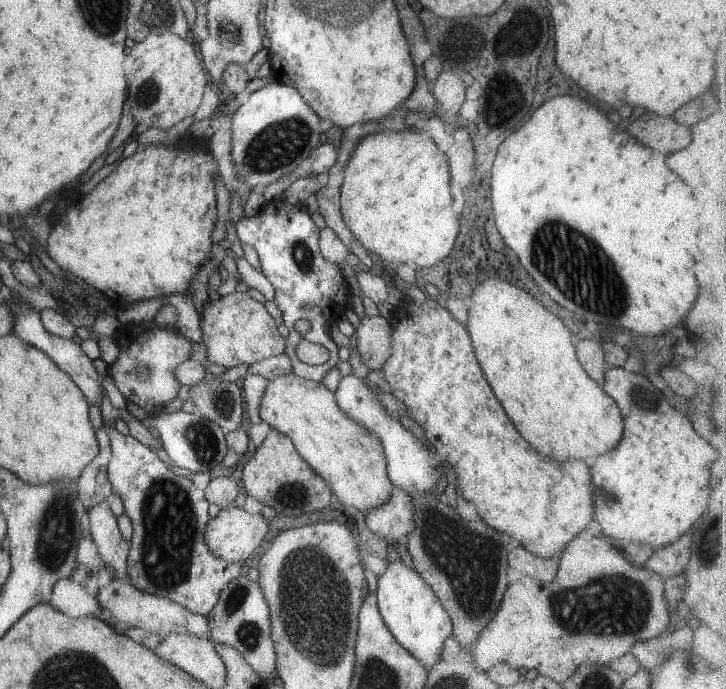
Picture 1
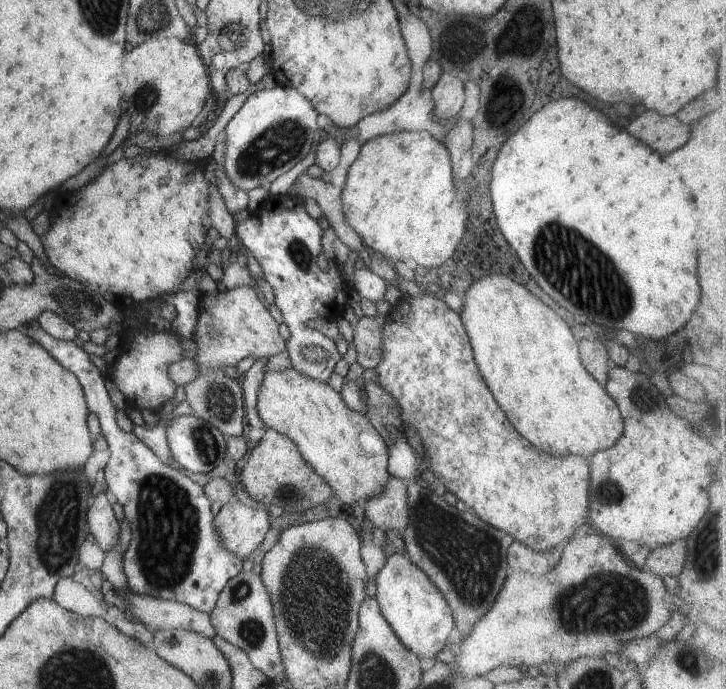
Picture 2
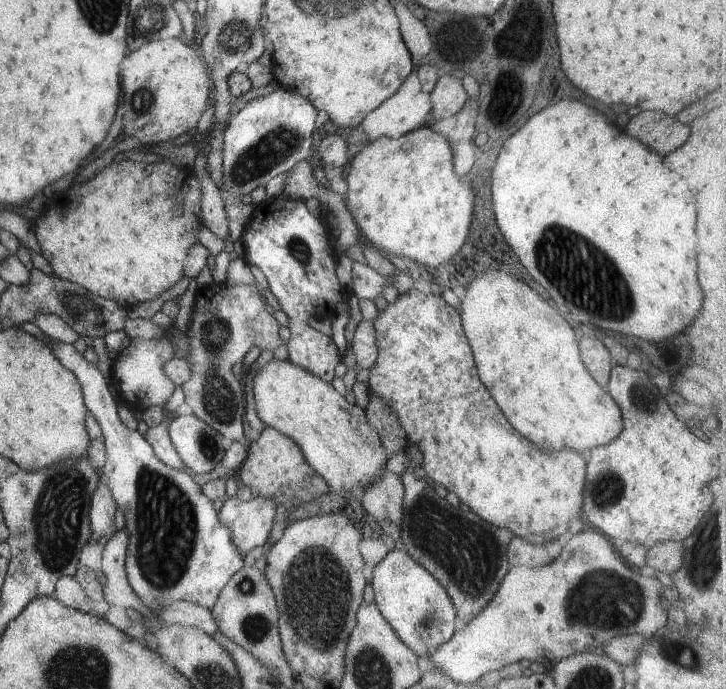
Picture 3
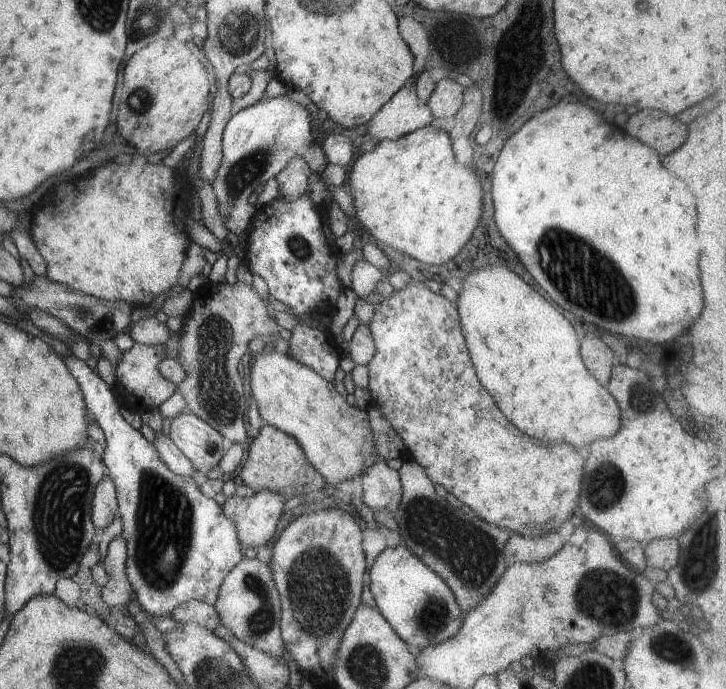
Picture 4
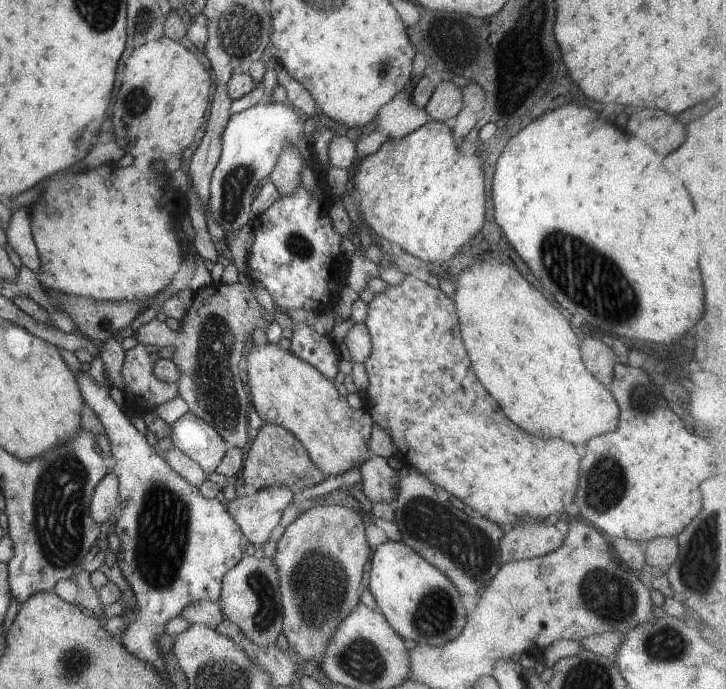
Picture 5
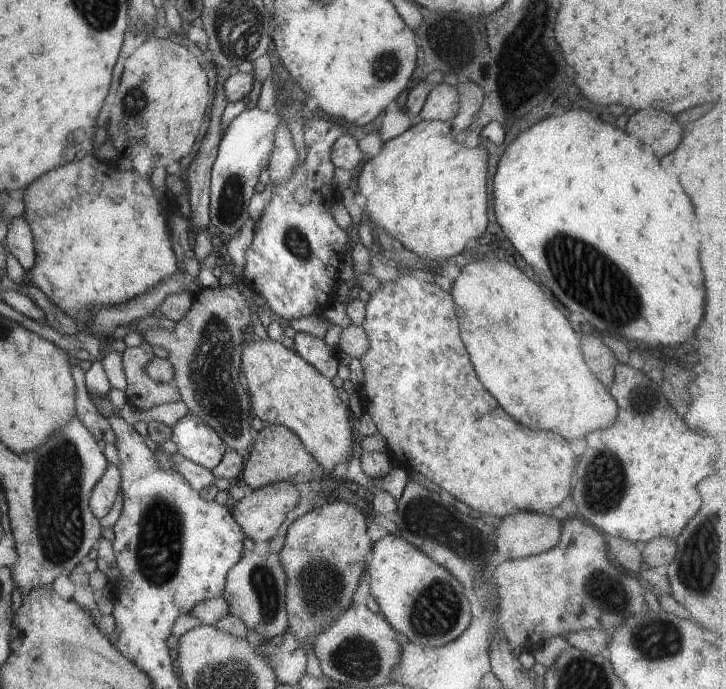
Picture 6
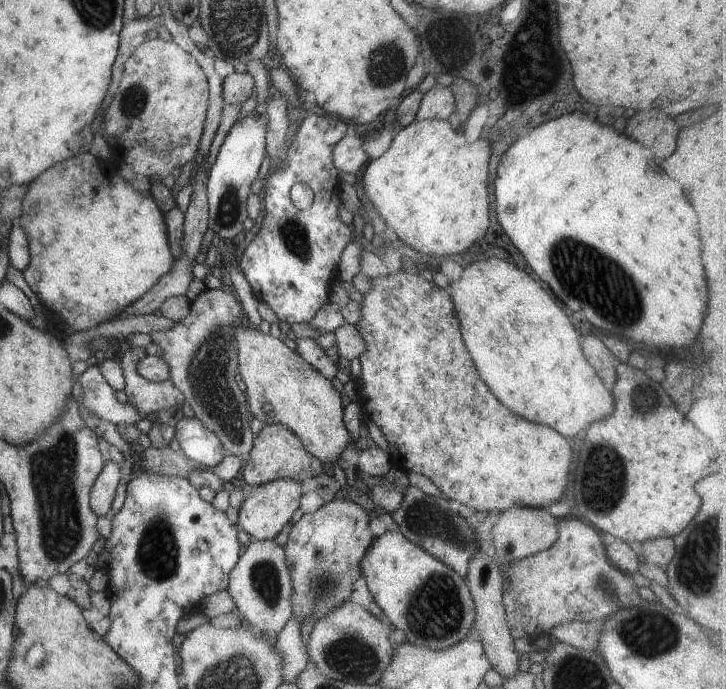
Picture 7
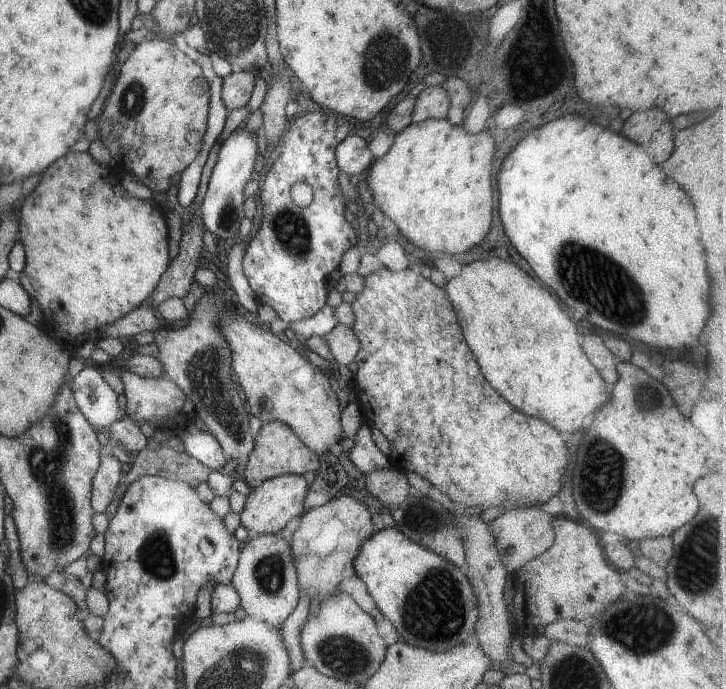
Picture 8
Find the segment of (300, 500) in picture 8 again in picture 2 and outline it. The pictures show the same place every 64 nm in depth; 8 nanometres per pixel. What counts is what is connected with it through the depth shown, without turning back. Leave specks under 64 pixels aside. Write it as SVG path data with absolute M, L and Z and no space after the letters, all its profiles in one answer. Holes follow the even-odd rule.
M235 495L226 505L222 506L214 520L215 532L217 527L223 538L223 547L242 560L249 558L252 552L259 550L270 531L272 523L273 520L268 516L267 506L264 506L264 510L256 510L255 506L250 507L238 501Z

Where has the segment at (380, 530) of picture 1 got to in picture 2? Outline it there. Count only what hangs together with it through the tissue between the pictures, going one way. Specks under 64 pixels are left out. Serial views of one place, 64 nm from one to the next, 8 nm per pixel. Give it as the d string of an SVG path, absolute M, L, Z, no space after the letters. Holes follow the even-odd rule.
M390 476L382 494L366 501L363 507L365 516L374 526L385 532L393 528L402 532L410 522L406 482Z

